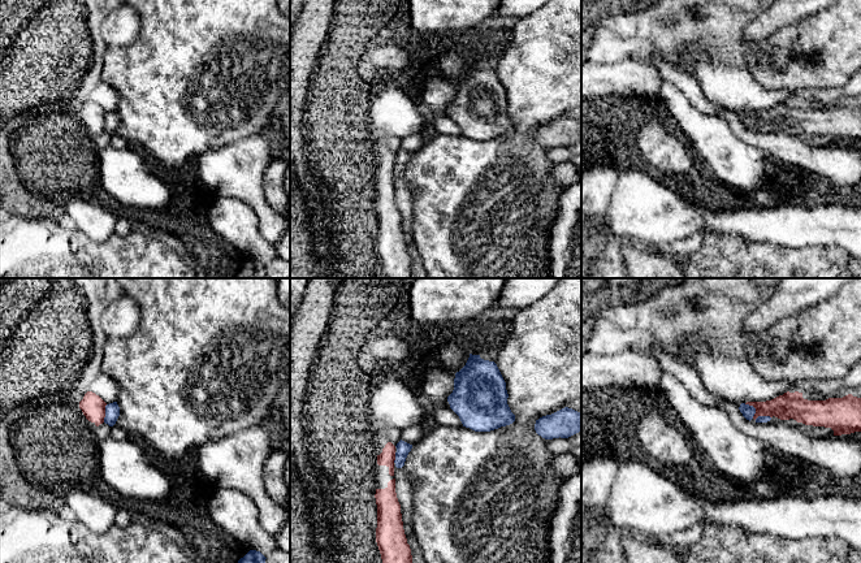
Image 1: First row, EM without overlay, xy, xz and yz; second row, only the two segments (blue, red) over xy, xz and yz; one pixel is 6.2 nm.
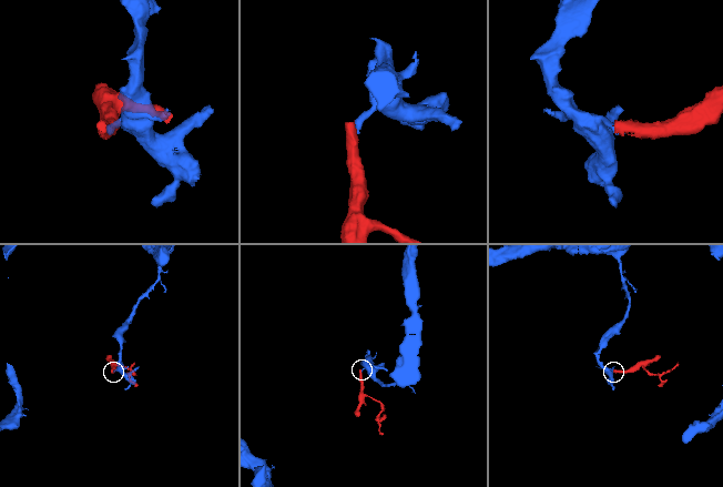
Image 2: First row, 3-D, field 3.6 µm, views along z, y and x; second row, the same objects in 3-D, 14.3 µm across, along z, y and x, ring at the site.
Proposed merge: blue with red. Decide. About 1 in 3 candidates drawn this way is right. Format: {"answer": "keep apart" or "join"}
{"answer": "keep apart"}

